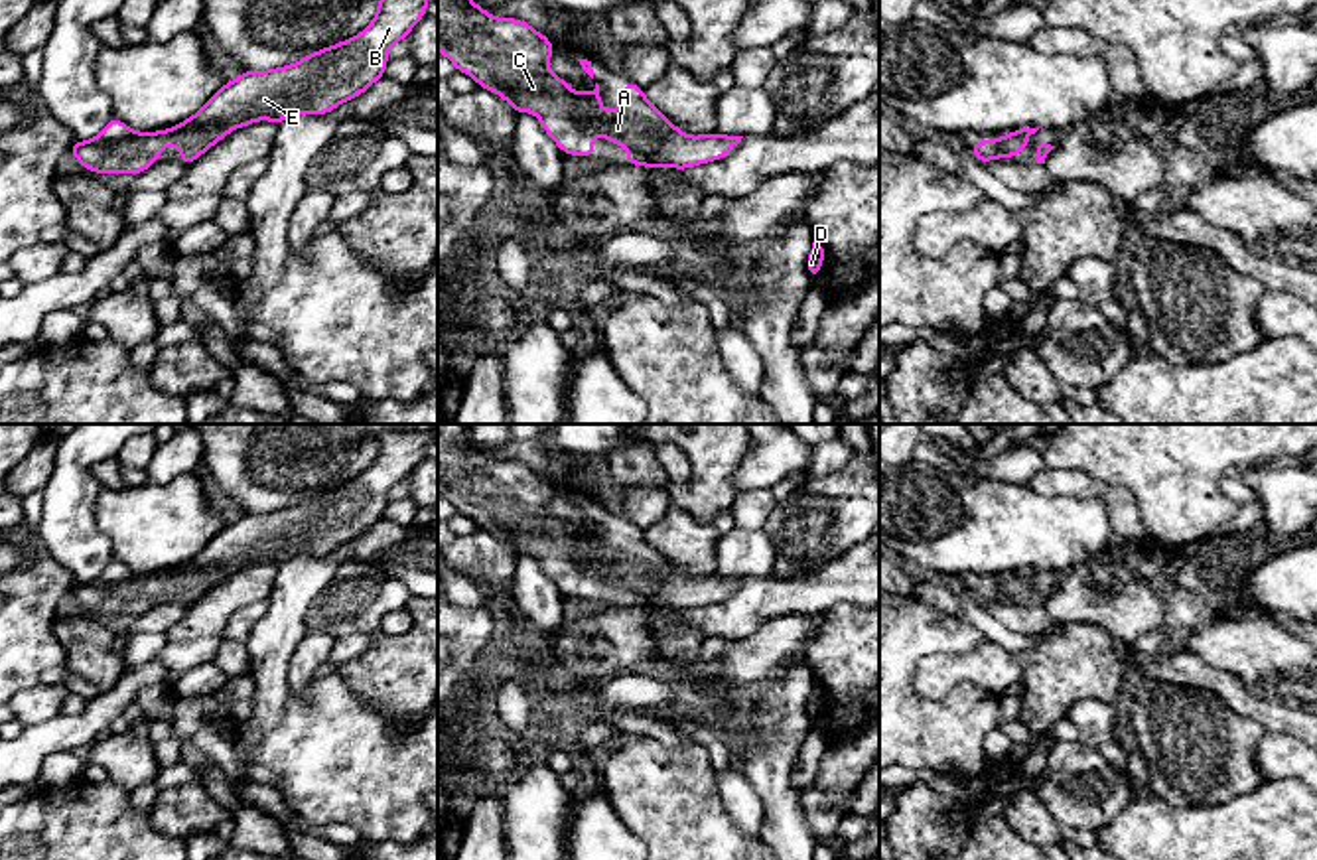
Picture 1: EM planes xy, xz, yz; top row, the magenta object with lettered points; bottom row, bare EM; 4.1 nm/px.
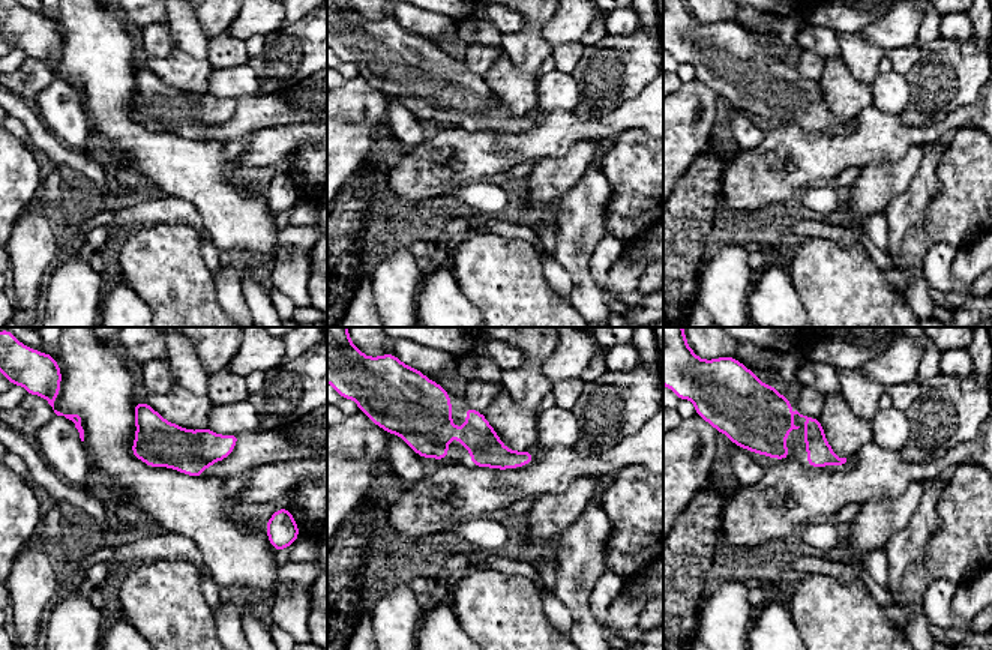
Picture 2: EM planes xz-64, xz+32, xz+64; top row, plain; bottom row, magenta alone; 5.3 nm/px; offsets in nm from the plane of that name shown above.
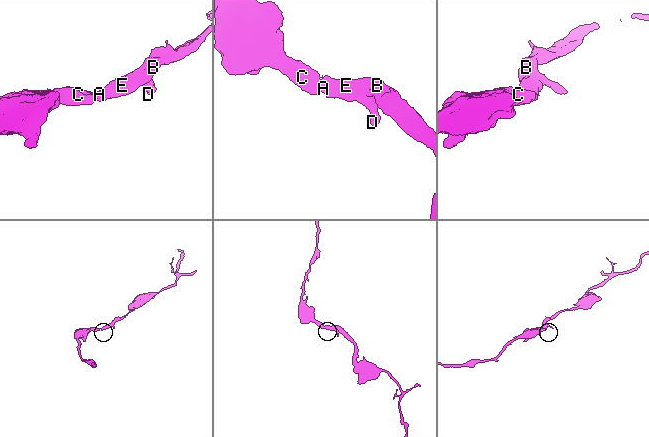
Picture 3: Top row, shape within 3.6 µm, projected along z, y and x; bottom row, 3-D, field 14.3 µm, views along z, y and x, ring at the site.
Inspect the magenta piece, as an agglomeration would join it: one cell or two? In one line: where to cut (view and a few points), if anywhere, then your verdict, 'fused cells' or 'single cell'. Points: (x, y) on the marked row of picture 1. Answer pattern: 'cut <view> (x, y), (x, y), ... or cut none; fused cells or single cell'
cut none; single cell

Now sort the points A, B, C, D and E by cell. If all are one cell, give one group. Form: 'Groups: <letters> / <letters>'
Groups: A B C D E

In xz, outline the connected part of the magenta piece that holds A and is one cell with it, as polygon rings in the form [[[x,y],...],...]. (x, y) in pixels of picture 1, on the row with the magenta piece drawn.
[[[438,0],[438,51],[453,63],[455,71],[471,75],[477,87],[505,99],[515,112],[538,116],[544,132],[558,144],[562,154],[595,158],[591,142],[601,134],[627,150],[627,166],[686,170],[724,158],[743,138],[718,132],[684,134],[647,101],[645,89],[629,79],[623,85],[621,107],[601,110],[603,97],[597,83],[591,93],[576,93],[548,69],[554,45],[544,34],[517,18],[495,18],[473,0]]]

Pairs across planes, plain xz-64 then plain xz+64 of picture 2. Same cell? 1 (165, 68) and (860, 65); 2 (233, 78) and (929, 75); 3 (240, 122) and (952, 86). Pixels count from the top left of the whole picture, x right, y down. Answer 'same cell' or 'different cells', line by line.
1: different cells
2: different cells
3: different cells

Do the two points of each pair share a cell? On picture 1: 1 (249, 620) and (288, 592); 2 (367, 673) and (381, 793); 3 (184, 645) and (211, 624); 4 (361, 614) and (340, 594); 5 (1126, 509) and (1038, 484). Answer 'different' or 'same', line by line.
1: different
2: different
3: same
4: same
5: same

